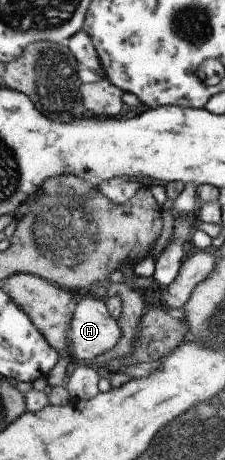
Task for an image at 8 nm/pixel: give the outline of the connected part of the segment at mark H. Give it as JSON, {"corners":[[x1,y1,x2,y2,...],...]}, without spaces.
{"corners":[[90,293,86,295,74,294,74,308,69,320,69,354,73,362,89,361,96,355,110,350,120,337,120,329,117,327,116,319,113,319,104,304,104,298,97,298]]}

